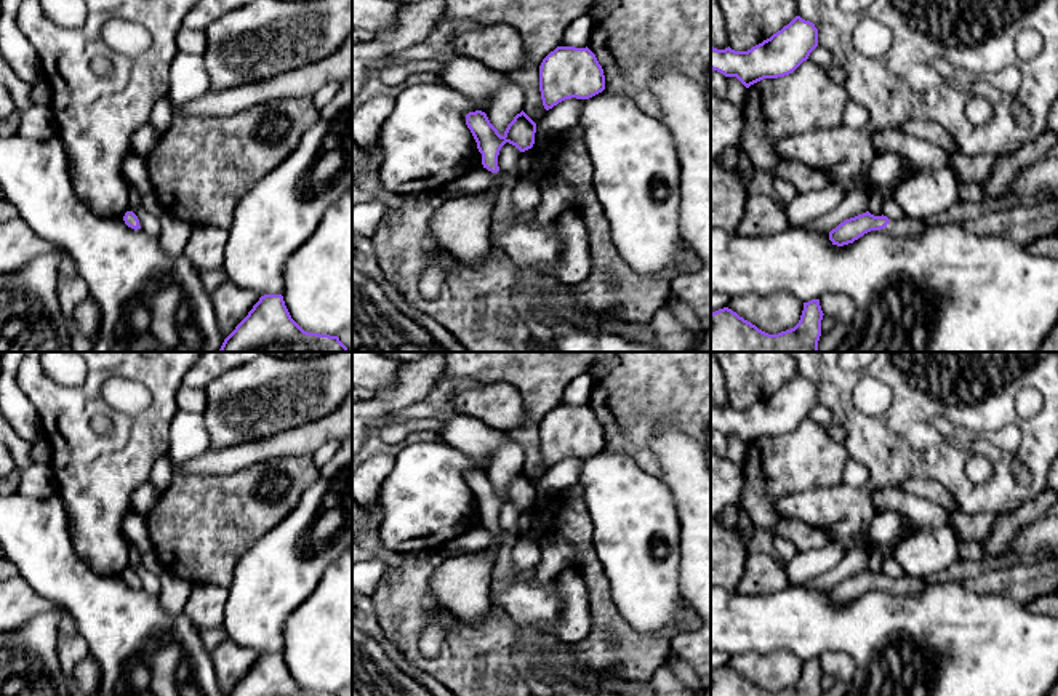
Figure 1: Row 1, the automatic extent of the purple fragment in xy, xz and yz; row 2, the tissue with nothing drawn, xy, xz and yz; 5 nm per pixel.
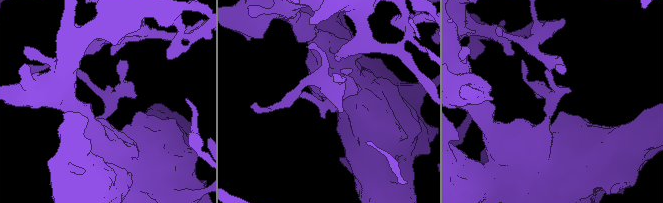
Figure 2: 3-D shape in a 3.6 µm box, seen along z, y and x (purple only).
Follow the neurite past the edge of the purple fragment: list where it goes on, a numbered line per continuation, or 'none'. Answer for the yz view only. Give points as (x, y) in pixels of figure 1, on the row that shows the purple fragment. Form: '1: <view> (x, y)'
1: yz (908, 226)

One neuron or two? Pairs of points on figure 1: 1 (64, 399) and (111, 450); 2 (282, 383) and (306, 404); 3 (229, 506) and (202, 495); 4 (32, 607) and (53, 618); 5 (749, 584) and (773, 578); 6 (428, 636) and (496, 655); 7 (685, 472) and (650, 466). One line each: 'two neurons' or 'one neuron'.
1: one neuron
2: one neuron
3: one neuron
4: two neurons
5: one neuron
6: two neurons
7: two neurons

